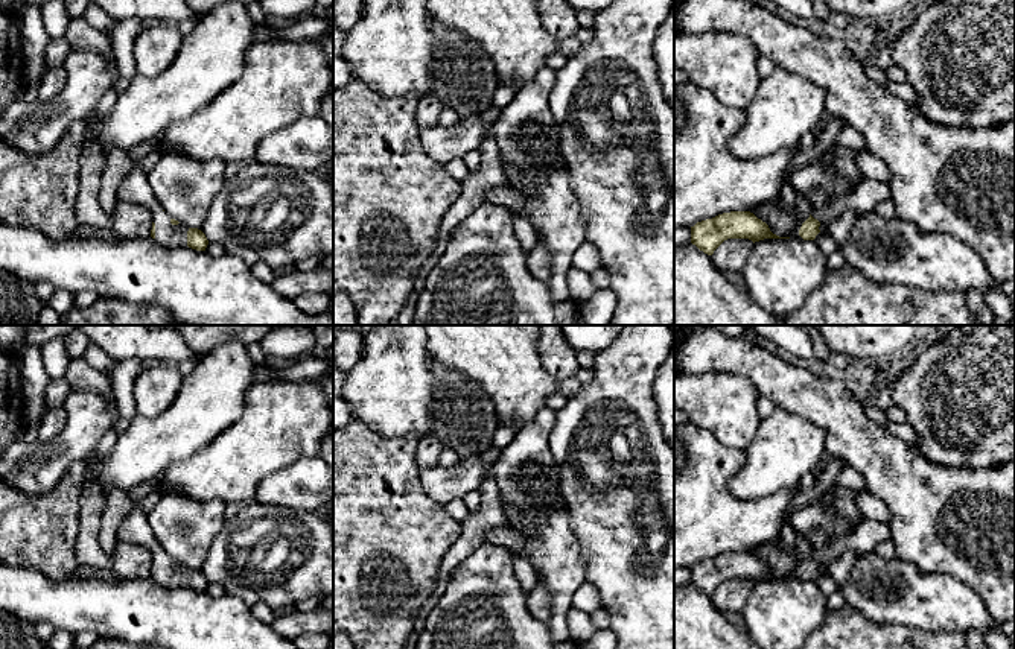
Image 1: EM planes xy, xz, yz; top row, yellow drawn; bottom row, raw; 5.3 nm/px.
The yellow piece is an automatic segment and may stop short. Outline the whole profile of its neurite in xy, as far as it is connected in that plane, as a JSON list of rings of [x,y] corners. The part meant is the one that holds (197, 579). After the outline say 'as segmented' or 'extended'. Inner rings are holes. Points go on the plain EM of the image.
[[[160,546],[152,549],[154,562],[151,578],[164,588],[189,587],[196,591],[205,591],[208,581],[198,568],[186,568],[172,559]]]; extended

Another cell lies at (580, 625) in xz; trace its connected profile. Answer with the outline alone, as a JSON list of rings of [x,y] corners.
[[[571,608],[566,616],[568,629],[571,632],[571,640],[577,644],[583,644],[592,638],[595,628],[590,620],[590,614]]]

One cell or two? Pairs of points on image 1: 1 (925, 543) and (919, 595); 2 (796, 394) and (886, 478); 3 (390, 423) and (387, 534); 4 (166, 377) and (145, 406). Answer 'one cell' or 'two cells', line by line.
1: two cells
2: one cell
3: two cells
4: one cell

